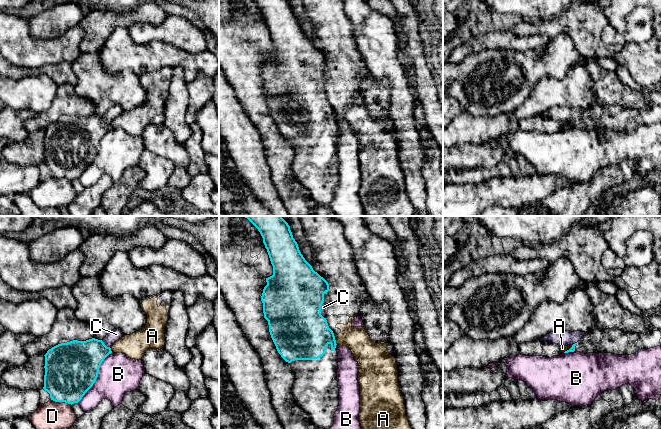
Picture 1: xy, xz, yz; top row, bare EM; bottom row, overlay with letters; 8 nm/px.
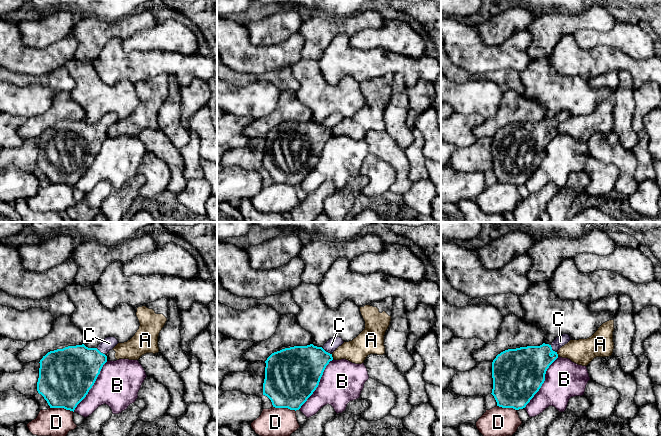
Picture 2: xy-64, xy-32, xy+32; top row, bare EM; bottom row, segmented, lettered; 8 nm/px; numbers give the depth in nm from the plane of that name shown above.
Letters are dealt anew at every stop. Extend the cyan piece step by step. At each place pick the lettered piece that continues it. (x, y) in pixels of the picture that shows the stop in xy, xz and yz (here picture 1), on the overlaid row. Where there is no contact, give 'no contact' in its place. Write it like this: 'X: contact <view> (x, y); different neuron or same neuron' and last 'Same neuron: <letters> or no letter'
A: contact xz (334, 339); different neuron
B: contact xy (97, 376); different neuron
C: contact xz (321, 305); same neuron
D: contact xy (61, 401); different neuron
Same neuron: C

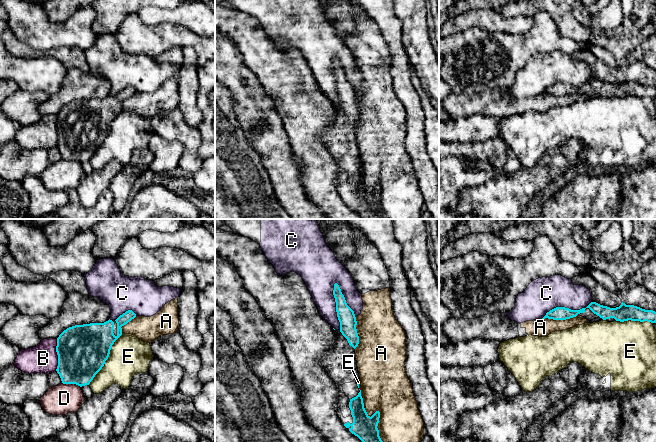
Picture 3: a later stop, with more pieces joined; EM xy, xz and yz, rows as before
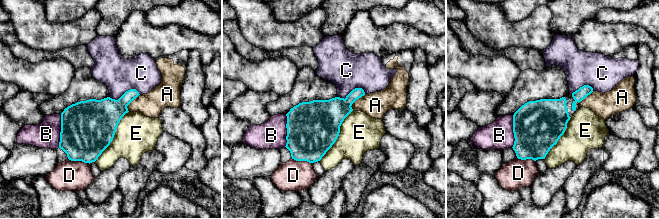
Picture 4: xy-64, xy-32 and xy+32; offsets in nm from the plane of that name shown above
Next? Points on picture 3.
A: contact xz (379, 413); different neuron
B: contact xy (57, 354); different neuron
C: contact xz (336, 306); different neuron
D: contact xy (71, 383); different neuron
E: contact xy (107, 358); different neuron
Same neuron: no letter

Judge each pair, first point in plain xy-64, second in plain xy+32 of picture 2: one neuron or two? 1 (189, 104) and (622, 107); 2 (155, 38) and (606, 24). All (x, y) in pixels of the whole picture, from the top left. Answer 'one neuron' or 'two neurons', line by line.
1: two neurons
2: two neurons

